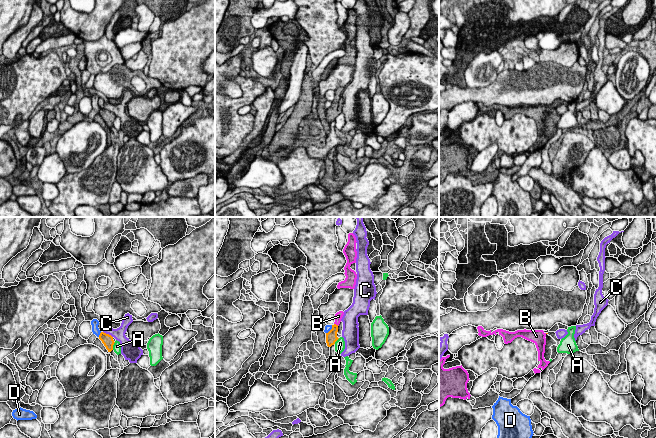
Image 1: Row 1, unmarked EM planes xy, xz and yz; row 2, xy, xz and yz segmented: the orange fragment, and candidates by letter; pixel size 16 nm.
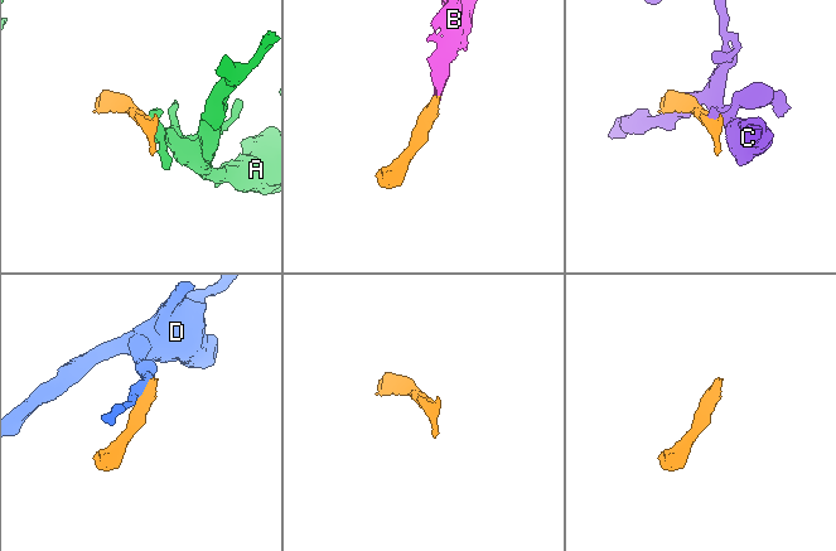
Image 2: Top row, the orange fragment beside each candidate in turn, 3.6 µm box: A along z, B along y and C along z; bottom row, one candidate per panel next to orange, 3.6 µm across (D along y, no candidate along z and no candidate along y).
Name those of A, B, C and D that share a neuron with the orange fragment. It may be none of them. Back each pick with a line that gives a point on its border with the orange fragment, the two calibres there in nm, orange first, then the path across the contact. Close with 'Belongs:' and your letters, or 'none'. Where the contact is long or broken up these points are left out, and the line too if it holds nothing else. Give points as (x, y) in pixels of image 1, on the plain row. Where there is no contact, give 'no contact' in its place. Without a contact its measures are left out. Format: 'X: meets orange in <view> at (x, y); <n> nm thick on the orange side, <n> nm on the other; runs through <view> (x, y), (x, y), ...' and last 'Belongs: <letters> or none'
B: meets orange in xz at (335, 100); 190 nm thick on the orange side, 130 nm on the other
Belongs: B

